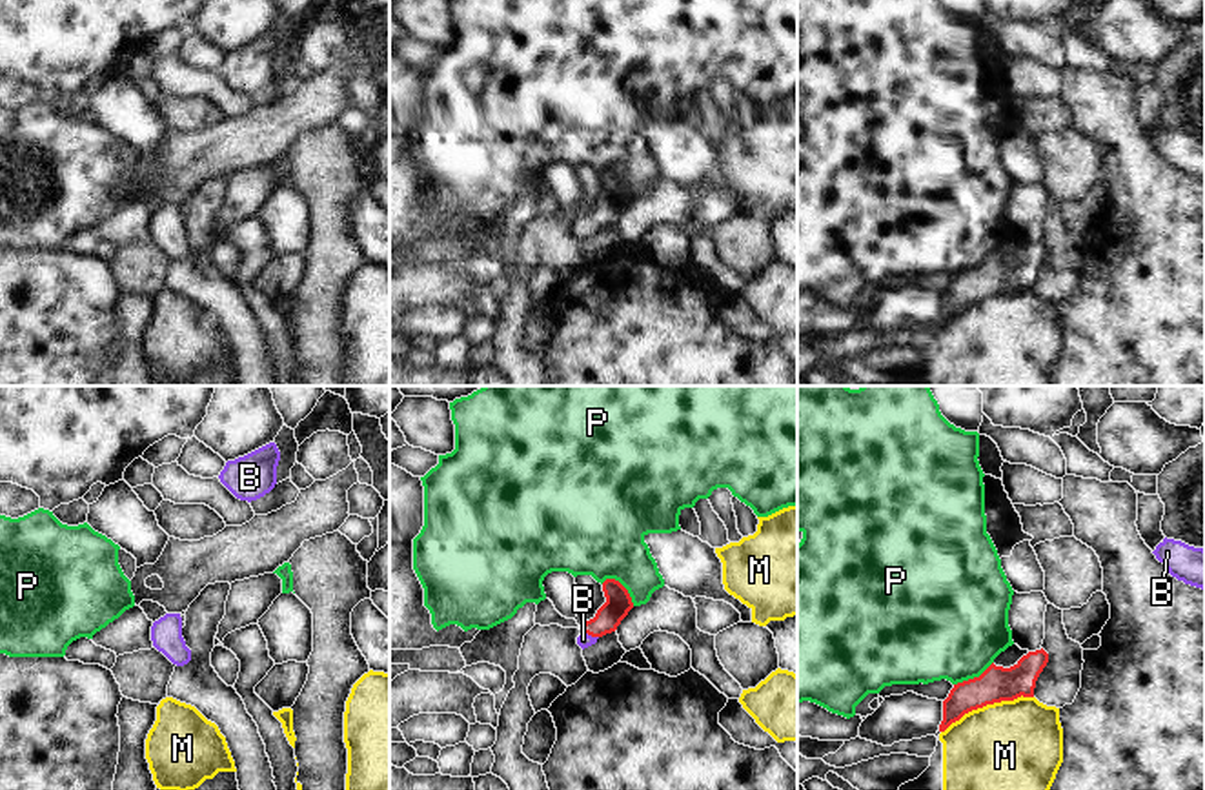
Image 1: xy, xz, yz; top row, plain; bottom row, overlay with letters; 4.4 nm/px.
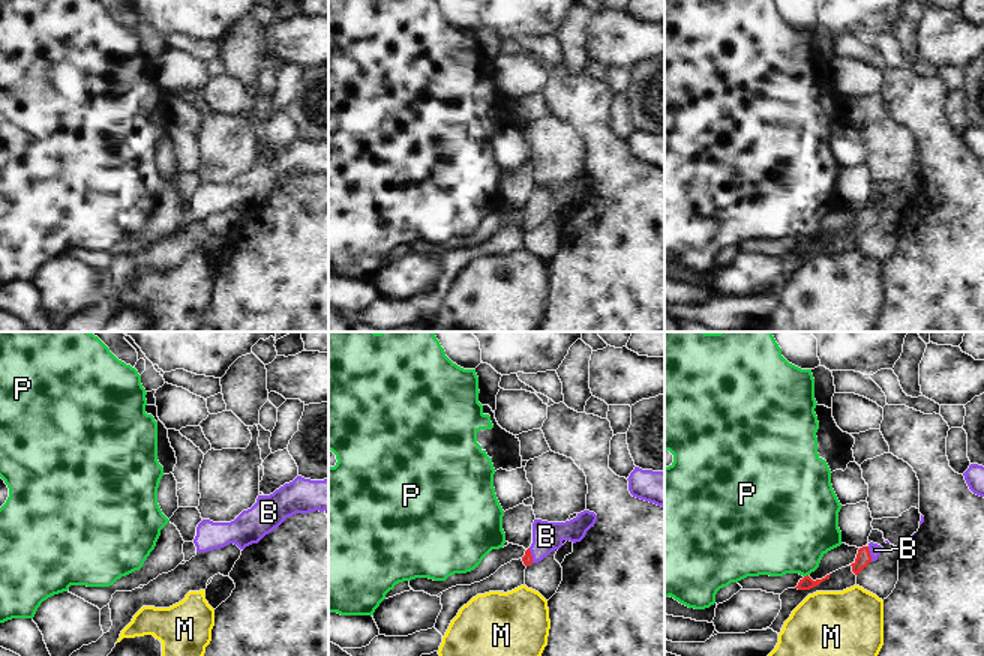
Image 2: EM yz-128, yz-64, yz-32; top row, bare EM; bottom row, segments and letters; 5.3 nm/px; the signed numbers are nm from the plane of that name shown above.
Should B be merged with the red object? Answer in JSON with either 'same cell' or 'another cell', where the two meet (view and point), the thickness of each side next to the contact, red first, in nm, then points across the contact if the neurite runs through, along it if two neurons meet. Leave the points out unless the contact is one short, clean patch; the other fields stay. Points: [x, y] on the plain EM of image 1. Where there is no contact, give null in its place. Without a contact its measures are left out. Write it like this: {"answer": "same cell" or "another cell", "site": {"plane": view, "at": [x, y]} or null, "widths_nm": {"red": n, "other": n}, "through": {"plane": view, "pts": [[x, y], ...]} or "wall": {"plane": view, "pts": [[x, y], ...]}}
{"answer": "same cell", "site": {"plane": "xz", "at": [590, 226]}, "widths_nm": {"red": 120, "other": 60}, "through": {"plane": "xz", "pts": [[617, 197], [590, 226], [583, 232]]}}

